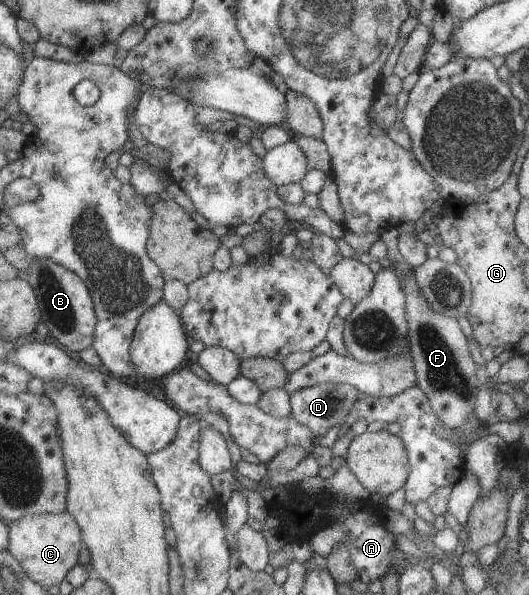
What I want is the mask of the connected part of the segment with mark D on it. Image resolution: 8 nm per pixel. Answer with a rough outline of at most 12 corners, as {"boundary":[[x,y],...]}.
{"boundary":[[328,381],[289,394],[291,415],[318,438],[345,420],[359,391]]}

